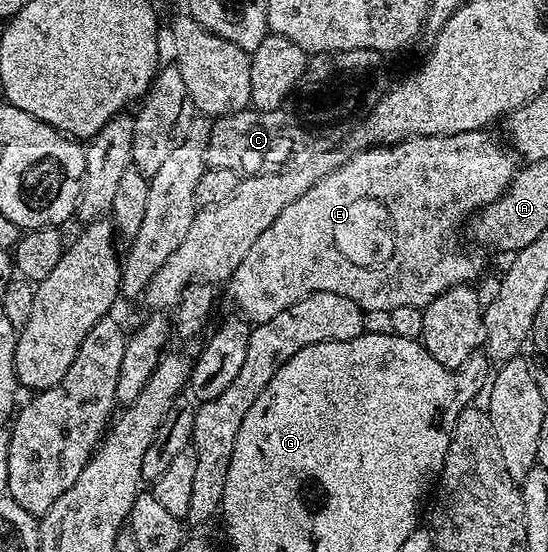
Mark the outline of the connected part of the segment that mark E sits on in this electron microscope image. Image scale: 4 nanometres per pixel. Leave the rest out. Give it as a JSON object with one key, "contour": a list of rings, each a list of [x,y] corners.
{"contour":[[[472,130],[466,134],[405,138],[401,142],[394,142],[391,146],[369,146],[364,149],[358,154],[351,155],[342,166],[334,165],[329,173],[322,174],[316,184],[307,188],[303,196],[299,196],[299,200],[291,200],[291,204],[287,204],[287,208],[283,208],[283,212],[279,212],[279,216],[271,220],[271,228],[267,228],[267,232],[263,232],[263,236],[259,236],[259,240],[251,244],[247,256],[243,256],[243,264],[239,264],[239,268],[235,268],[233,275],[227,279],[229,294],[233,297],[234,304],[241,309],[238,310],[240,317],[246,322],[256,324],[271,320],[271,316],[279,316],[283,308],[291,308],[291,304],[315,292],[335,292],[335,296],[347,296],[355,300],[355,304],[359,304],[364,311],[391,311],[400,306],[424,308],[427,304],[431,304],[431,300],[435,300],[435,296],[451,288],[476,283],[476,278],[481,274],[481,266],[467,251],[457,250],[453,233],[464,218],[472,219],[485,206],[490,206],[513,182],[513,176],[519,169],[519,162],[511,153],[510,147],[505,144],[500,146],[485,130]]]}

